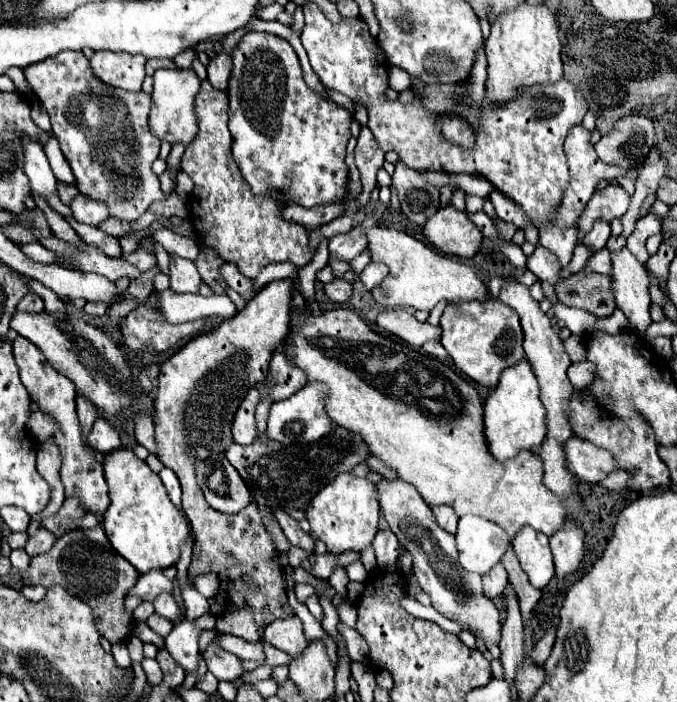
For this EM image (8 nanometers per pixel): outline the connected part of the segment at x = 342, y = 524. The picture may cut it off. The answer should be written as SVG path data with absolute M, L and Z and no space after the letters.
M340 473L332 483L328 483L306 507L306 519L320 541L326 543L330 553L342 551L362 551L372 543L378 533L380 505L376 495L376 483L368 477L356 477L352 473Z

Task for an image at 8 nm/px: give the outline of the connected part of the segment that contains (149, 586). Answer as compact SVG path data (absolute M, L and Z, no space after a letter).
M148 571L148 575L140 575L128 595L138 595L142 601L154 601L164 591L174 593L174 583L162 571Z

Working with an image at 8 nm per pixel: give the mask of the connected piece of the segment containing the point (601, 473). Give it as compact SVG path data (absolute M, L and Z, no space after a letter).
M570 437L564 447L564 457L566 457L566 467L568 471L578 477L580 481L586 483L598 483L602 481L610 471L616 471L616 463L614 457L592 445L590 441L584 441L580 437Z

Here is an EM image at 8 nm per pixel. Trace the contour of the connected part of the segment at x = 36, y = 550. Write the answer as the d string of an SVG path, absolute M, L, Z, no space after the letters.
M38 529L38 531L28 539L28 543L26 543L24 549L26 549L26 553L28 553L30 557L36 557L36 555L40 555L40 553L50 551L52 545L54 545L54 541L56 541L54 533L50 533L50 531L46 531L46 529Z

